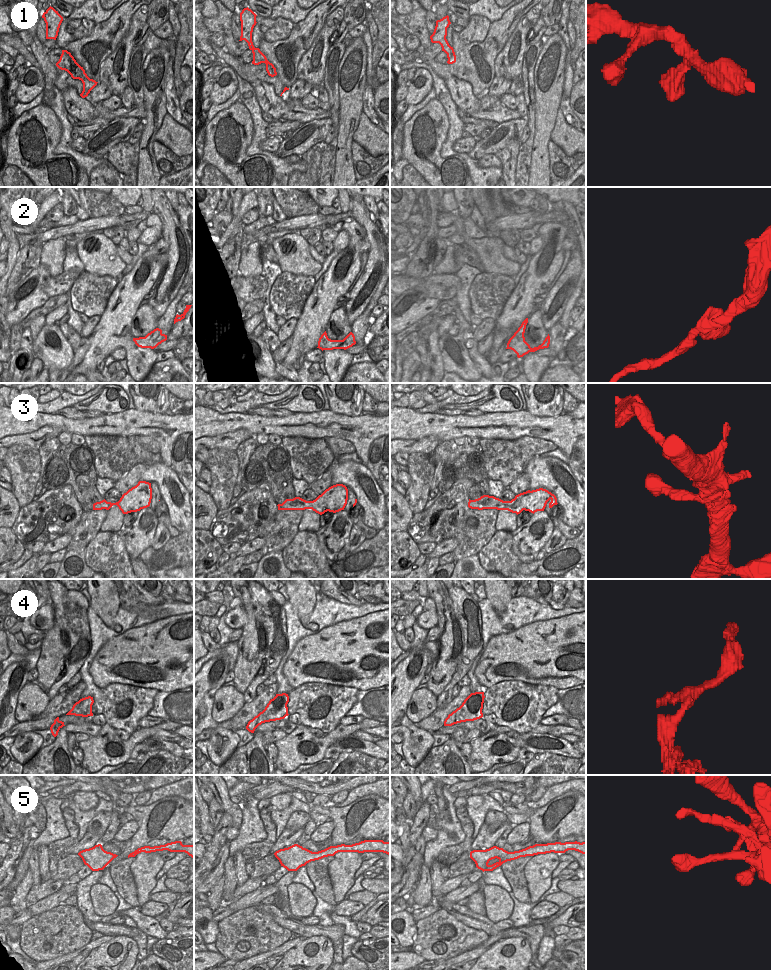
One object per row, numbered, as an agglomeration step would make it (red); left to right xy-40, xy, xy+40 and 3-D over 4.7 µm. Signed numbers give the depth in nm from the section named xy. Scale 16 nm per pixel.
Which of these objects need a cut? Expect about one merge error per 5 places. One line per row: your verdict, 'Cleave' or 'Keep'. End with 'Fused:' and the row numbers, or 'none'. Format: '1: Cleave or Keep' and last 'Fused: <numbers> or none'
1: Keep
2: Keep
3: Keep
4: Keep
5: Keep
Fused: none.

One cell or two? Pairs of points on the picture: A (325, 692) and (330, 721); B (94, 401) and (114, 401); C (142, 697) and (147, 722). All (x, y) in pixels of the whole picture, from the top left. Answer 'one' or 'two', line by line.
A: one
B: one
C: two

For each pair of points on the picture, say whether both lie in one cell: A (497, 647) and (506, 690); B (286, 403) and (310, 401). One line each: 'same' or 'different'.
A: different
B: same

